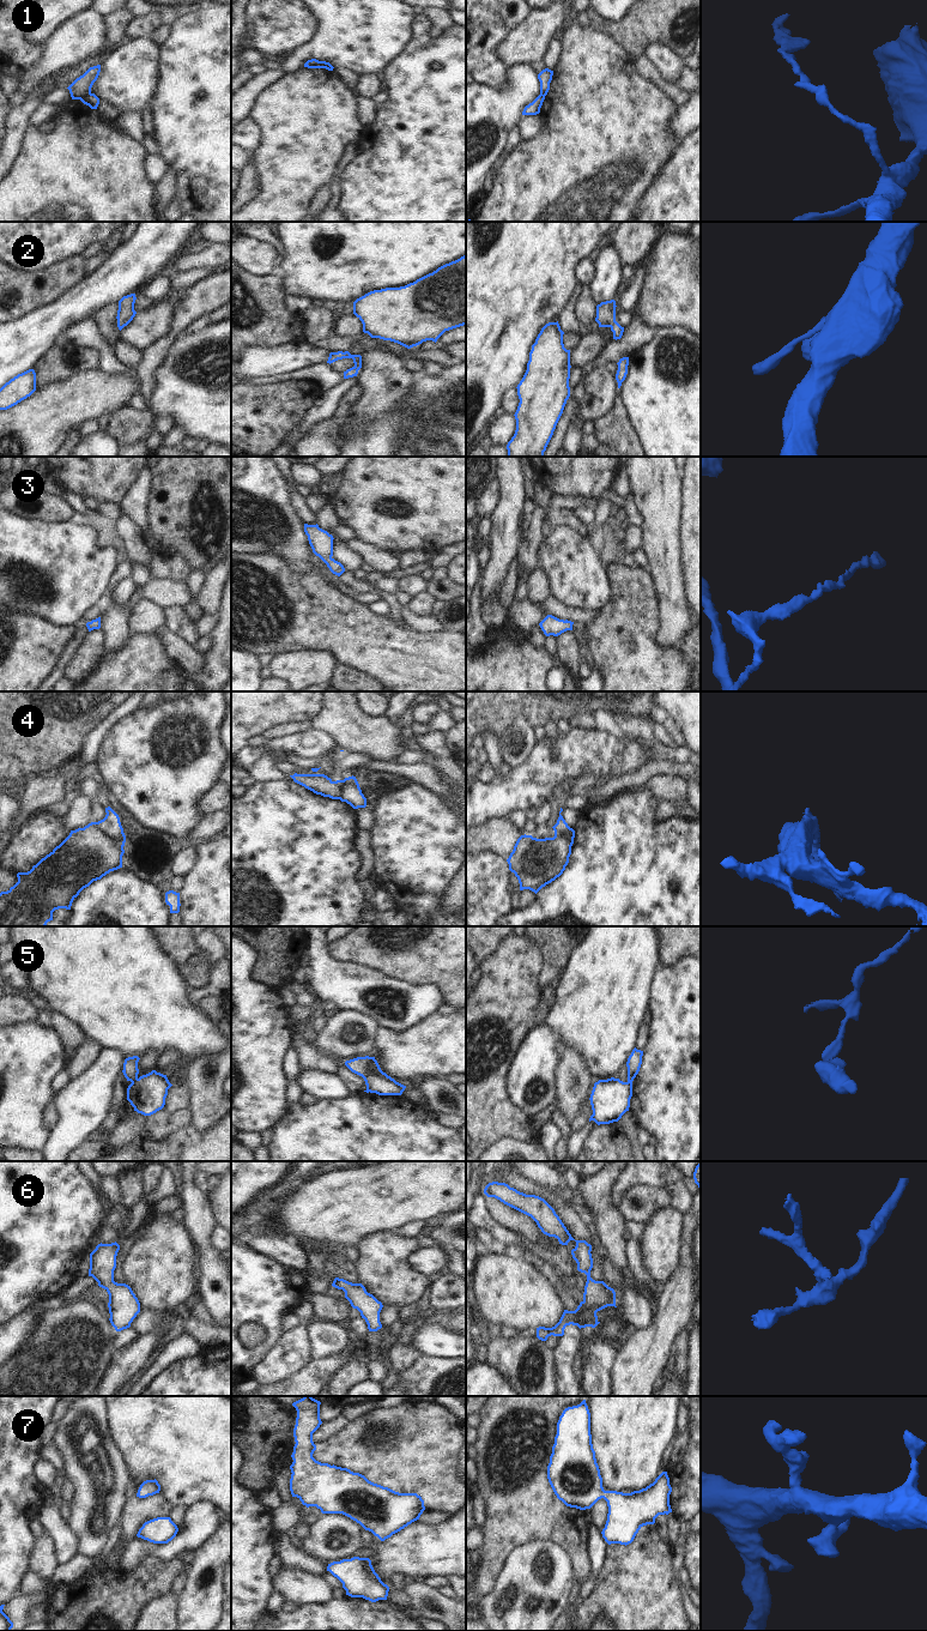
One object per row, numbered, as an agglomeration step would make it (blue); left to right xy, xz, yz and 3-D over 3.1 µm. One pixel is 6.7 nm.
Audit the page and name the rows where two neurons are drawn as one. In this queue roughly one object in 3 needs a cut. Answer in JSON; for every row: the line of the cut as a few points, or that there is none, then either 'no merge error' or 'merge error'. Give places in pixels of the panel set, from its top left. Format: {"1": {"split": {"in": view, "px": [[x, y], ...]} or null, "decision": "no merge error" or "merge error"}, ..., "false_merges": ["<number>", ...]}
{"1": {"split": {"in": "xy", "px": [[90, 92], [78, 98]]}, "decision": "merge error"}, "2": {"split": null, "decision": "no merge error"}, "3": {"split": null, "decision": "no merge error"}, "4": {"split": {"in": "xy", "px": [[91, 822], [122, 846]]}, "decision": "merge error"}, "5": {"split": {"in": "xy", "px": [[138, 1079], [132, 1082]]}, "decision": "merge error"}, "6": {"split": null, "decision": "no merge error"}, "7": {"split": null, "decision": "no merge error"}, "false_merges": ["1", "4", "5"]}

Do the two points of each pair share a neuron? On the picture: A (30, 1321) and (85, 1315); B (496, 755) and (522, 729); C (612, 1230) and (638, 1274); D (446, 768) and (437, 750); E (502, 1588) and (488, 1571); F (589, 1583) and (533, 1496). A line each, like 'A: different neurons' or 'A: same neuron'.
A: different neurons
B: different neurons
C: different neurons
D: same neuron
E: different neurons
F: different neurons

